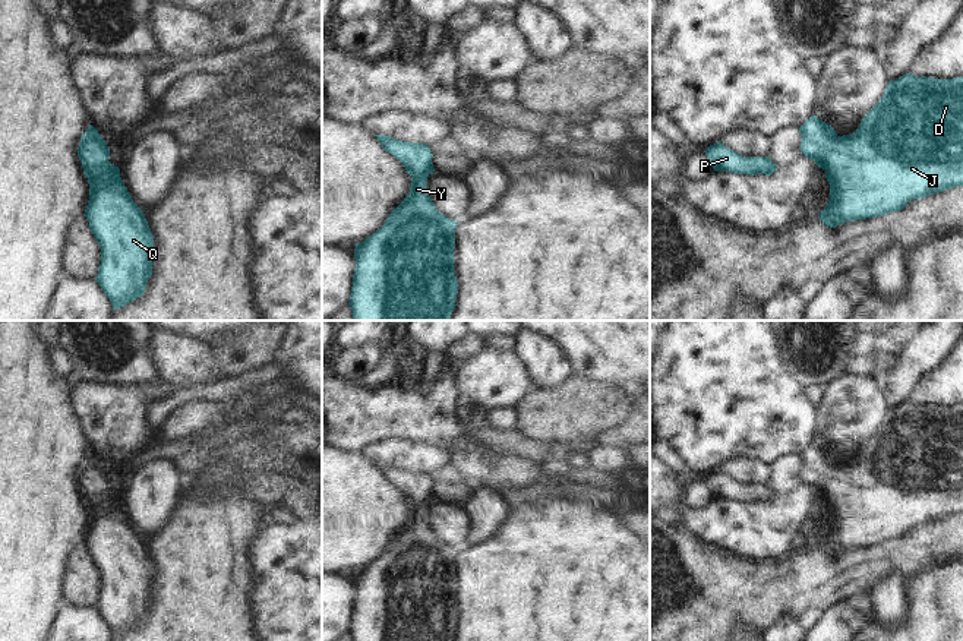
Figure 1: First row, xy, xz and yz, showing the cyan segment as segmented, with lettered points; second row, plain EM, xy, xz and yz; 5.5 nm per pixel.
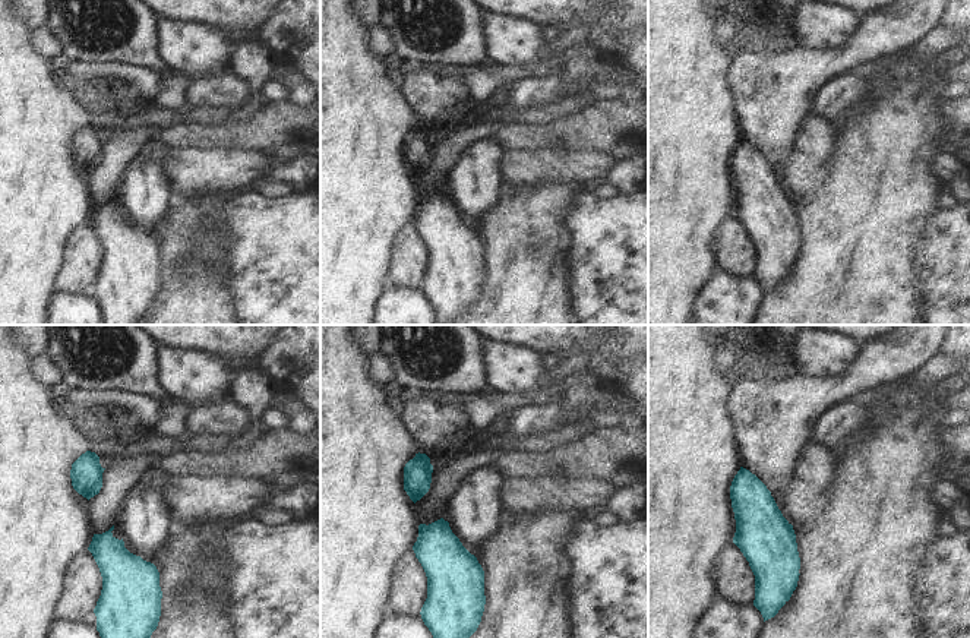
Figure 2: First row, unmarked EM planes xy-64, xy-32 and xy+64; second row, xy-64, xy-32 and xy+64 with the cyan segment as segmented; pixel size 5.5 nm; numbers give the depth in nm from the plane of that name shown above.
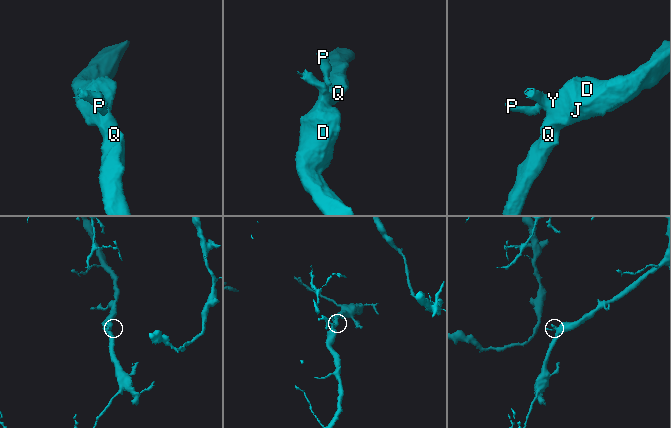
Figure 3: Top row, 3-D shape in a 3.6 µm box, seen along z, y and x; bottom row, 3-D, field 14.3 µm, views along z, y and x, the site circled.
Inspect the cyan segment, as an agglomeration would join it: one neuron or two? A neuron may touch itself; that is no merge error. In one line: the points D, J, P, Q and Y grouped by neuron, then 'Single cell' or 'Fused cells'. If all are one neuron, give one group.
Groups: D J P Q Y. Single cell

